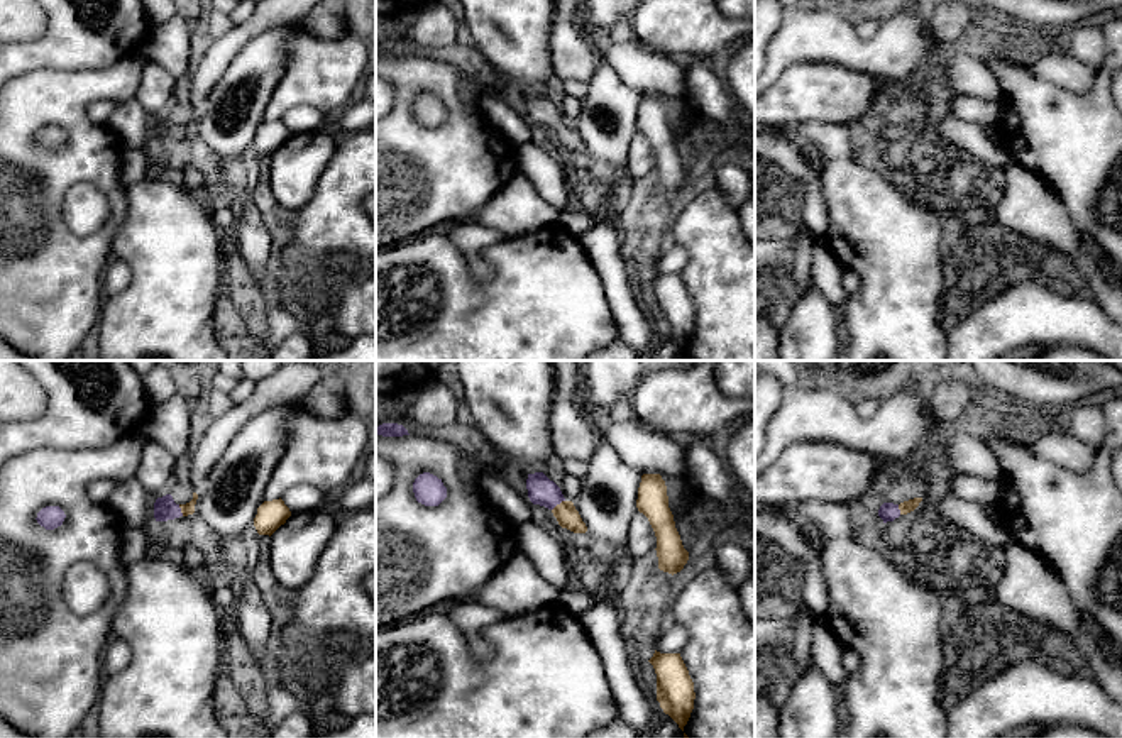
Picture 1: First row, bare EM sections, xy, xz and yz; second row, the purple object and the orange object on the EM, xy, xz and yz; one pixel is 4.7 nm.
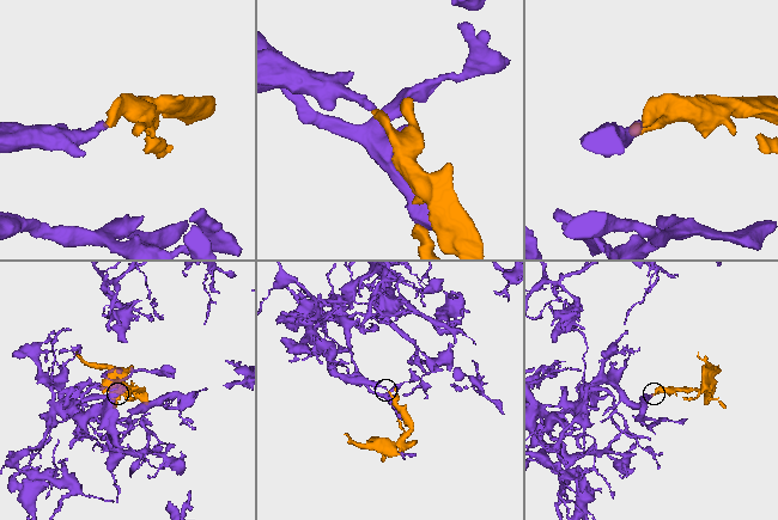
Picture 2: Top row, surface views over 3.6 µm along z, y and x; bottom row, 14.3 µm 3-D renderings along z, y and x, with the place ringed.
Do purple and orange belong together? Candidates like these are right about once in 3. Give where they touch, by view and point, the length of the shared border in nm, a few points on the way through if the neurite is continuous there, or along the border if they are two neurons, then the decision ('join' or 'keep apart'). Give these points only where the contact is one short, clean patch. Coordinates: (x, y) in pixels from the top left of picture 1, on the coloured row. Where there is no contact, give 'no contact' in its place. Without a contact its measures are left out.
meets purple in xz at (557, 503); contact 80 nm long; runs through xz (542, 491), (557, 503), (566, 513); join

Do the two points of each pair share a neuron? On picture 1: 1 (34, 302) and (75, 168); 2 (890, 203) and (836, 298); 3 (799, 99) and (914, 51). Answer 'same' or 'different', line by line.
1: same
2: different
3: different

